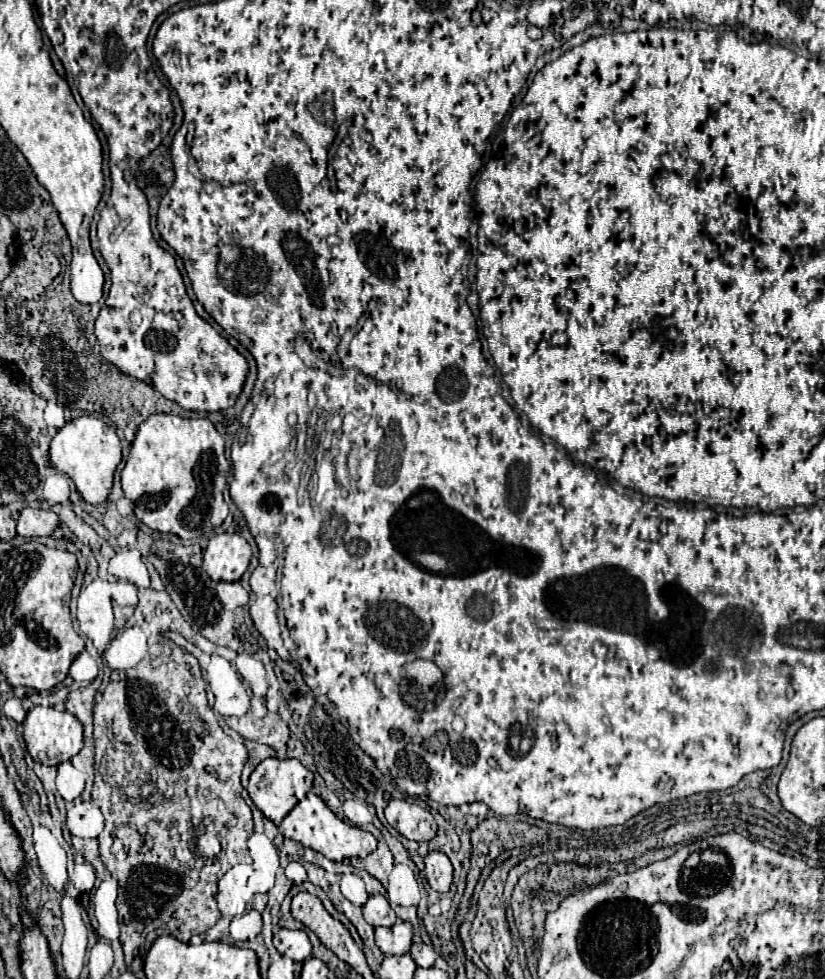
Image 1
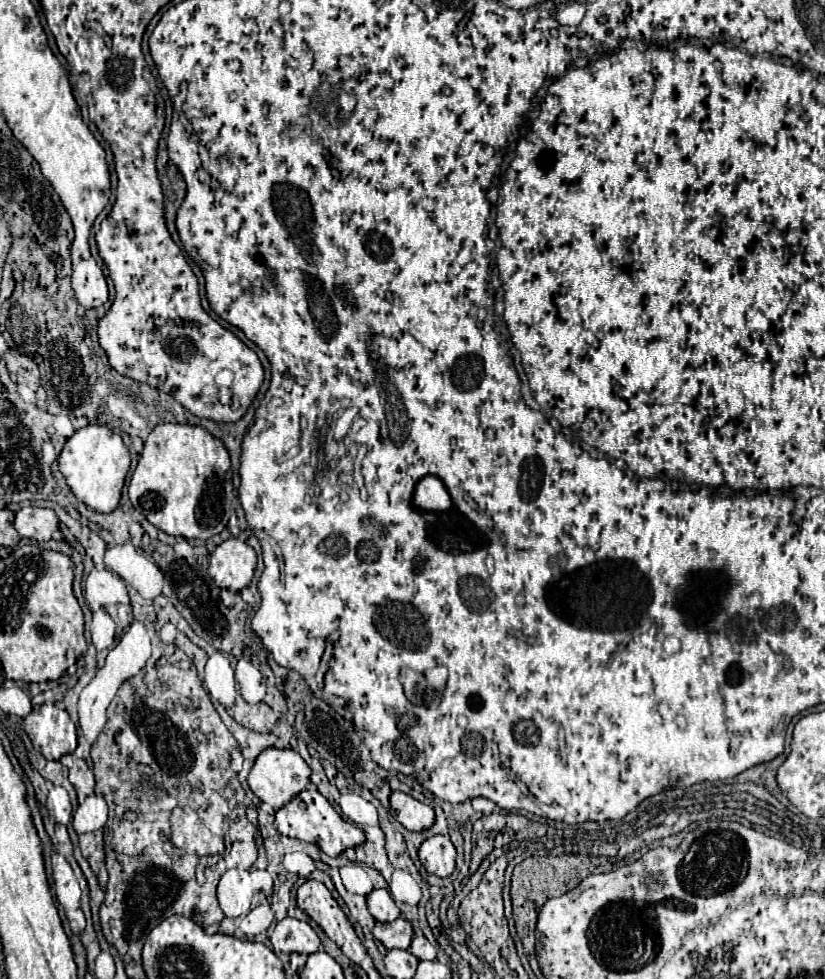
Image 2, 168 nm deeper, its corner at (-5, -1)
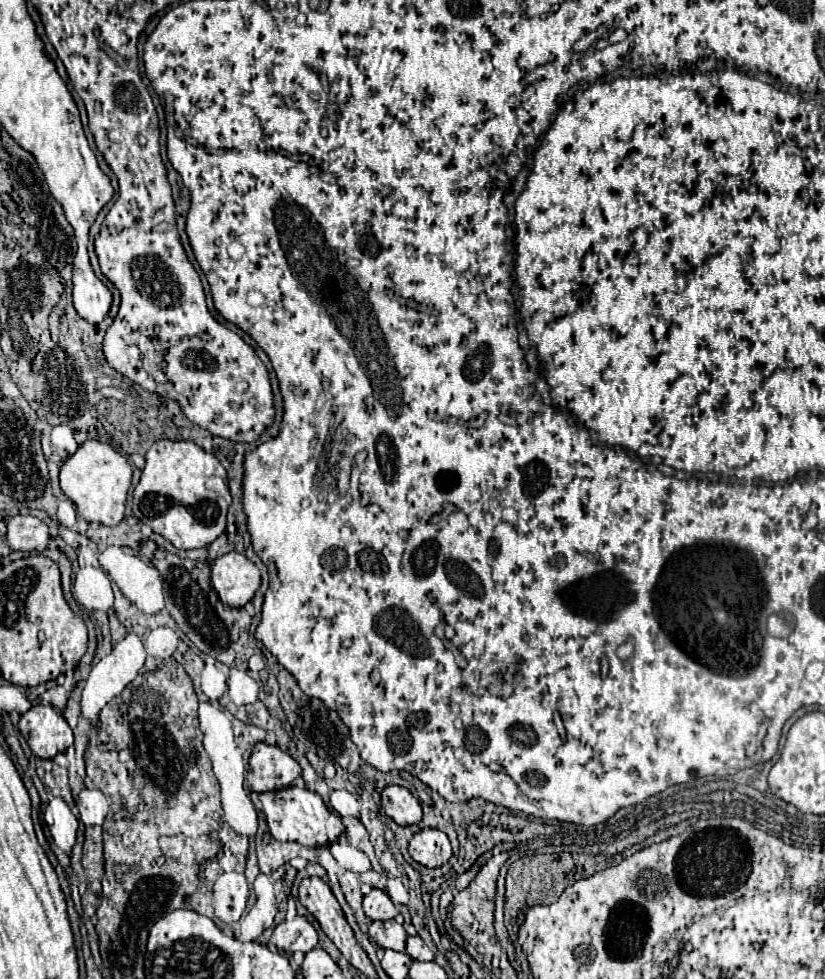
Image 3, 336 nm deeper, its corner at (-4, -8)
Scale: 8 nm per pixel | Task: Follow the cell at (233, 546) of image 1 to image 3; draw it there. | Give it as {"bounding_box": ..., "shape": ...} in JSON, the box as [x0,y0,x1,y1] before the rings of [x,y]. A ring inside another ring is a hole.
{"bounding_box":[211,552,261,606],"shape":[[[239,552],[219,556],[211,566],[211,584],[225,606],[245,606],[261,584],[259,568]]]}

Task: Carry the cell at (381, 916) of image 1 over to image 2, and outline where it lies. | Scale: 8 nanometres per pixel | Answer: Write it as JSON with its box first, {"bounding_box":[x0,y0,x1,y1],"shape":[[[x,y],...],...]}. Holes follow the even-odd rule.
{"bounding_box":[368,889,400,921],"shape":[[[374,889],[368,895],[368,911],[376,921],[394,921],[400,917],[400,911],[386,889]]]}

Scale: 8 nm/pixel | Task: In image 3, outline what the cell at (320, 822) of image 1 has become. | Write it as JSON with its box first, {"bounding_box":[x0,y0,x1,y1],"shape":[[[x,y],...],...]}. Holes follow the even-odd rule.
{"bounding_box":[259,786,345,848],"shape":[[[289,786],[285,790],[277,790],[277,792],[265,792],[259,794],[259,800],[263,804],[263,814],[267,816],[267,824],[269,824],[269,832],[275,840],[281,842],[299,842],[303,846],[309,848],[319,848],[319,846],[327,846],[333,844],[335,840],[339,840],[339,836],[343,836],[345,826],[341,822],[339,816],[335,816],[321,800],[319,794],[307,790],[307,788],[299,788],[299,786]]]}

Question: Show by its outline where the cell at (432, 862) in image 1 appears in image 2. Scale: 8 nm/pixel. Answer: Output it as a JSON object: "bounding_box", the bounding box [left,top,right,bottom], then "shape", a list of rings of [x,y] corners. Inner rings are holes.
{"bounding_box":[418,835,456,877],"shape":[[[434,835],[426,839],[418,849],[418,857],[426,871],[438,877],[448,877],[456,867],[456,849],[448,835]]]}

